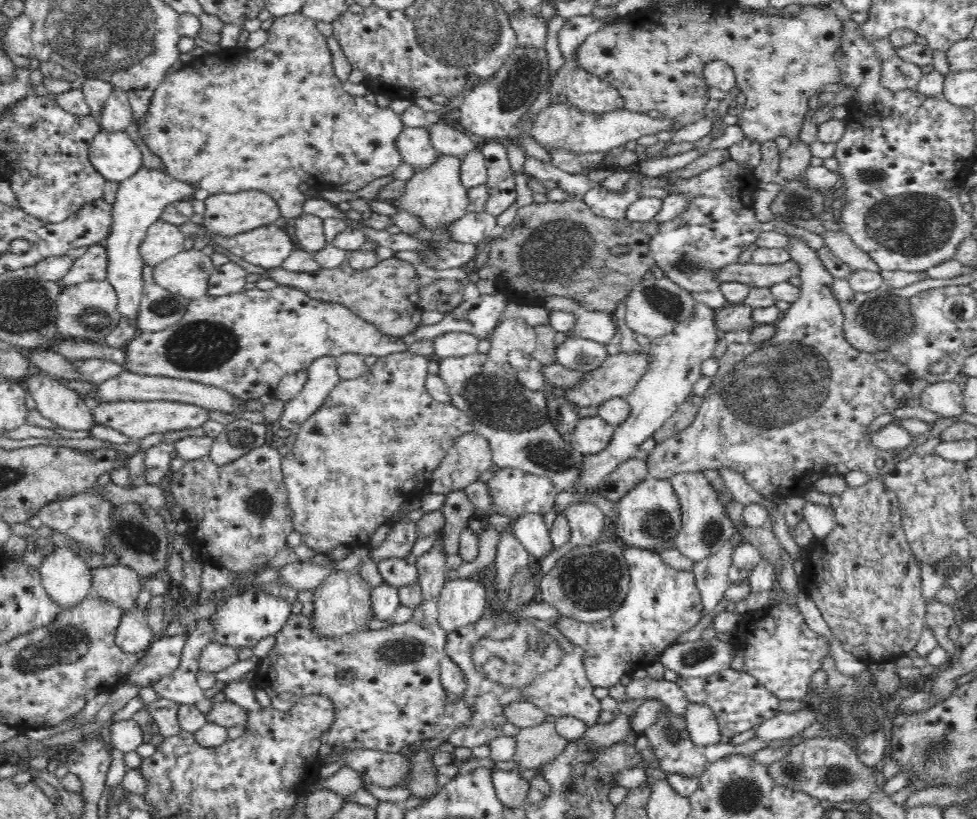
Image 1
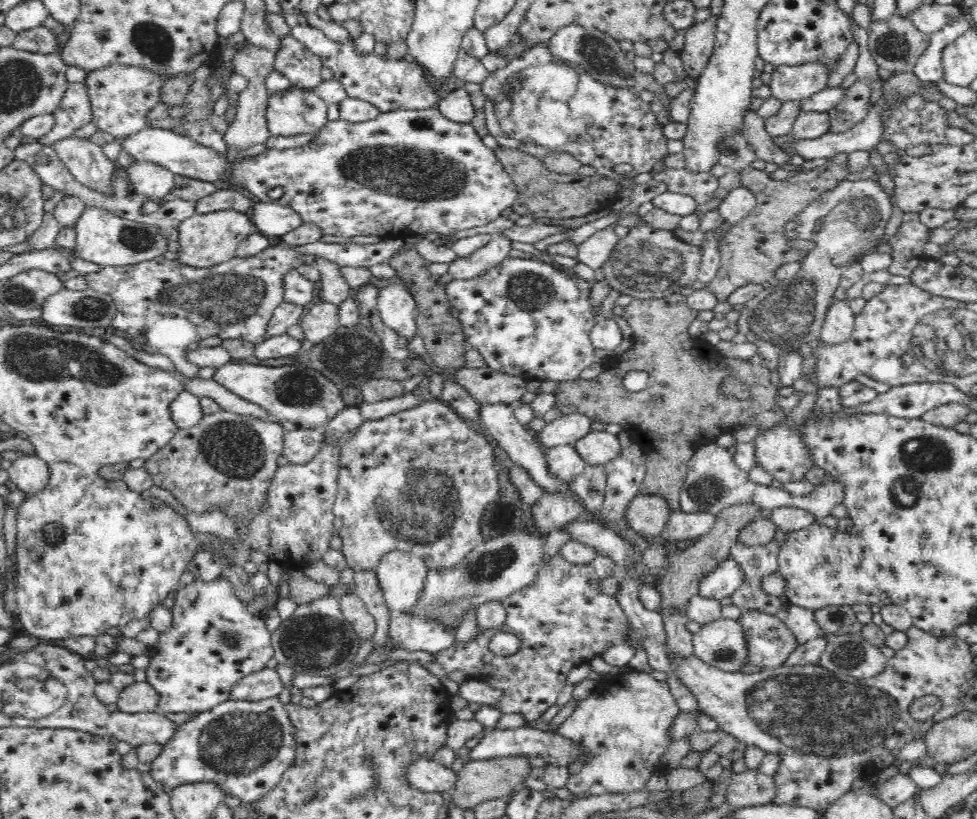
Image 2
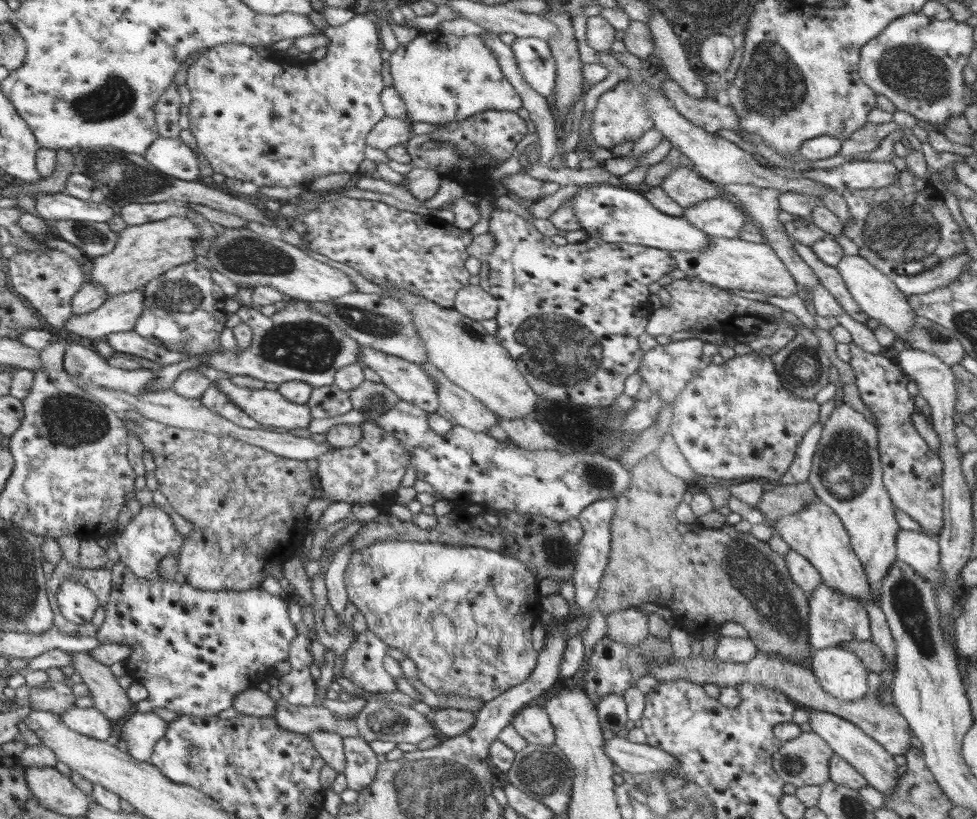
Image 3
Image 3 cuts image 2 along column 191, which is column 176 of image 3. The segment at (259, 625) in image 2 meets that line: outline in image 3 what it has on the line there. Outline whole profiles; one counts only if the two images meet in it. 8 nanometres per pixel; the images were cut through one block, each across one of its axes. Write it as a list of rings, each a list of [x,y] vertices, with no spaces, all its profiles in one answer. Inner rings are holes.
[[[116,563],[111,569],[112,574],[112,590],[110,598],[106,602],[106,618],[96,632],[96,639],[101,644],[123,644],[133,648],[133,652],[124,660],[126,672],[146,688],[149,694],[146,704],[137,705],[138,711],[152,711],[158,708],[172,710],[177,715],[191,715],[196,717],[216,717],[222,710],[231,707],[233,697],[242,693],[246,688],[254,688],[261,683],[266,682],[266,670],[274,667],[276,662],[288,661],[289,651],[294,640],[299,633],[300,627],[295,627],[290,621],[287,612],[287,604],[284,596],[272,596],[262,588],[248,589],[243,591],[236,590],[198,590],[192,588],[190,584],[177,583],[174,580],[146,580],[146,578],[138,578],[134,576],[132,570],[124,566],[122,563]]]

